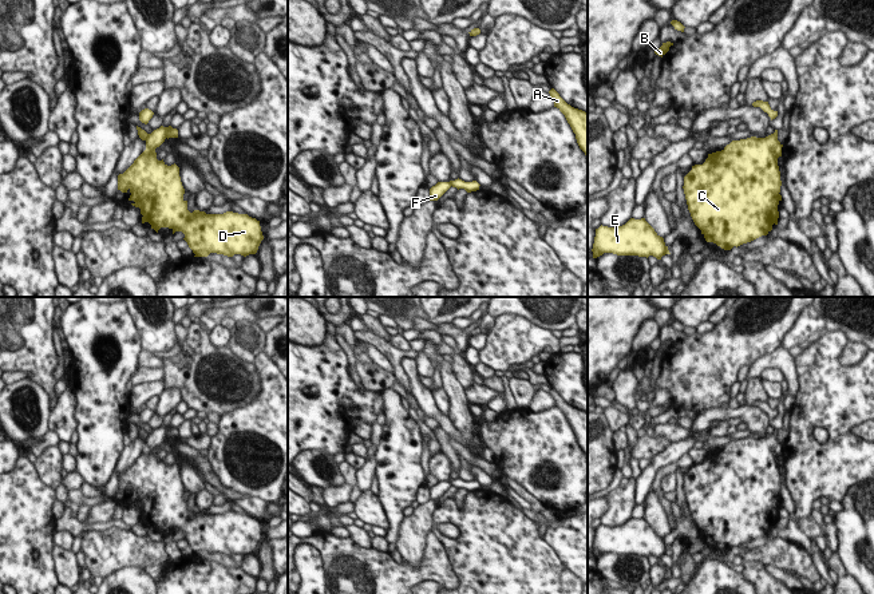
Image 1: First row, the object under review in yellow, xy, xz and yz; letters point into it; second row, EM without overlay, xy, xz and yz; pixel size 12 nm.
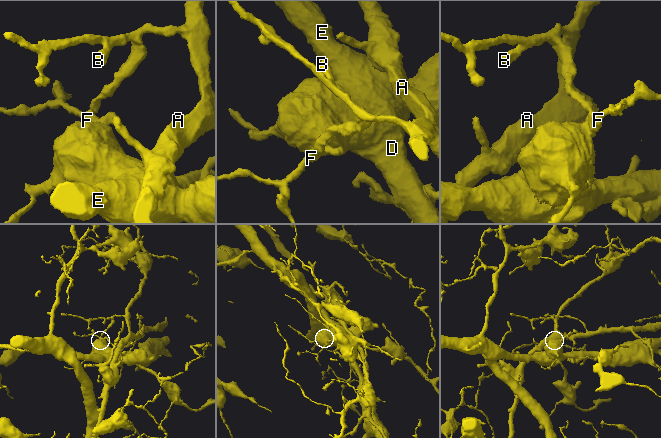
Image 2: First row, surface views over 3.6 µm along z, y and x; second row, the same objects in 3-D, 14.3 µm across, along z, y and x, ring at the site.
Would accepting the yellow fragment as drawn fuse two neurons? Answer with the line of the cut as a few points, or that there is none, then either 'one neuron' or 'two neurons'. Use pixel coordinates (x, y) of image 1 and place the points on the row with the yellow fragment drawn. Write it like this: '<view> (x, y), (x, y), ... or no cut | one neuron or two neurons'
xz (449, 182), (451, 185) | two neurons

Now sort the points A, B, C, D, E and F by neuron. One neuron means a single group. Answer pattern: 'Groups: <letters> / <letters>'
Groups: A B F / C D E

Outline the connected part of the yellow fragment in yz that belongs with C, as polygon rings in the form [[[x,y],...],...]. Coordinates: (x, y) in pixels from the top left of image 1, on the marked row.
[[[775,134],[732,140],[721,151],[708,154],[703,165],[692,166],[684,177],[684,194],[695,225],[707,242],[724,250],[751,242],[778,225],[778,205],[782,201],[778,158],[783,144]]]

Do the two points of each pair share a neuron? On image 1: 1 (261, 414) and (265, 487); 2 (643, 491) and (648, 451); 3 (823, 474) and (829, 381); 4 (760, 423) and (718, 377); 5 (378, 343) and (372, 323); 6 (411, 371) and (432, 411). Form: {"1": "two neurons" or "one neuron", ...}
{"1": "one neuron", "2": "two neurons", "3": "one neuron", "4": "two neurons", "5": "two neurons", "6": "one neuron"}

